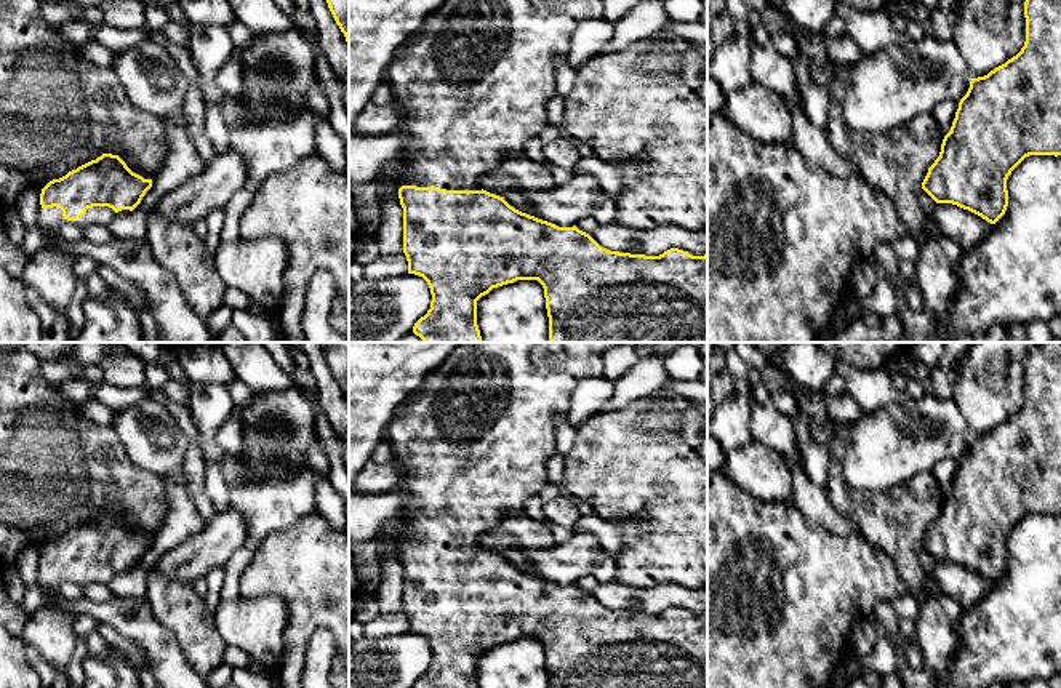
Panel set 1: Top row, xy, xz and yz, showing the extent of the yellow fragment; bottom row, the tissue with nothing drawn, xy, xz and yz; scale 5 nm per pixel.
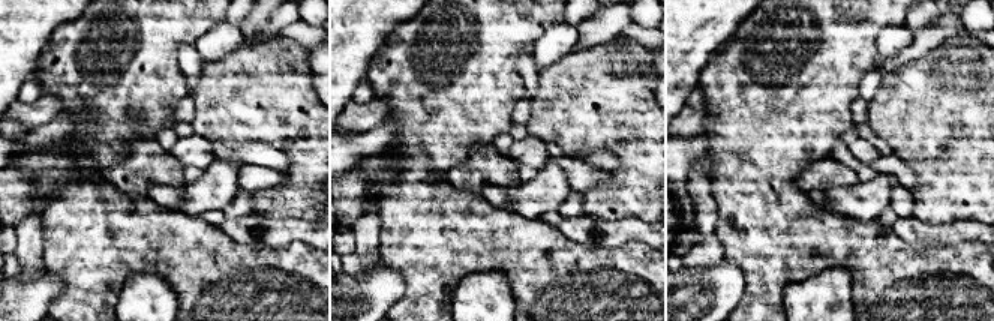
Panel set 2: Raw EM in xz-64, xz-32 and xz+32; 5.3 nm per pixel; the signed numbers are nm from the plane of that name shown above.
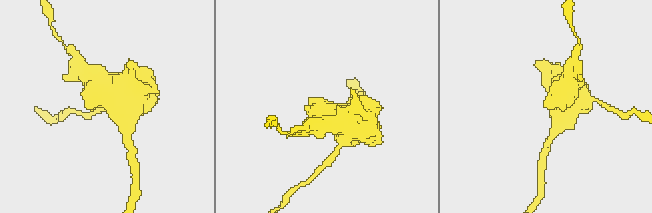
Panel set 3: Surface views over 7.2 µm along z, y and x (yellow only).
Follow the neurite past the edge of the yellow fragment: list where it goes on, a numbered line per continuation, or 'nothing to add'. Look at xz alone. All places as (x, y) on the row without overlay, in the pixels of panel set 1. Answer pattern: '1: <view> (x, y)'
1: xz (496, 404)

